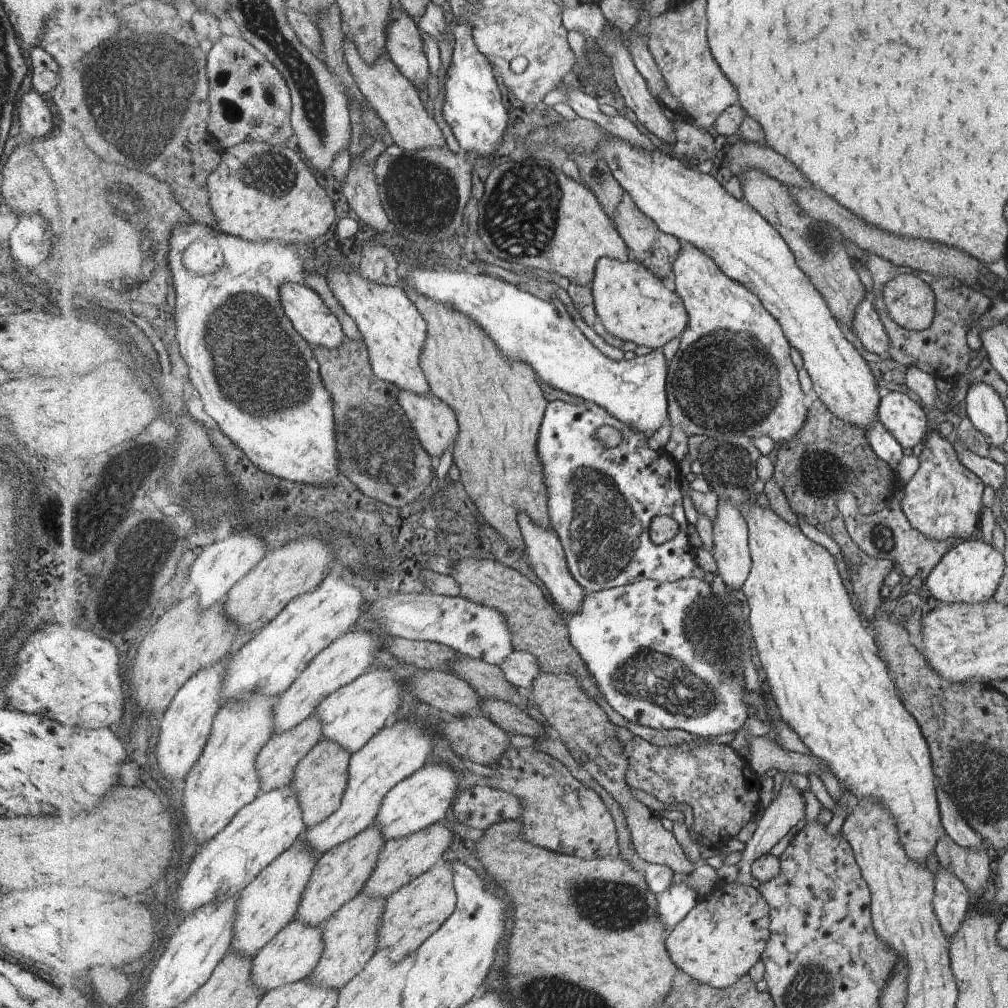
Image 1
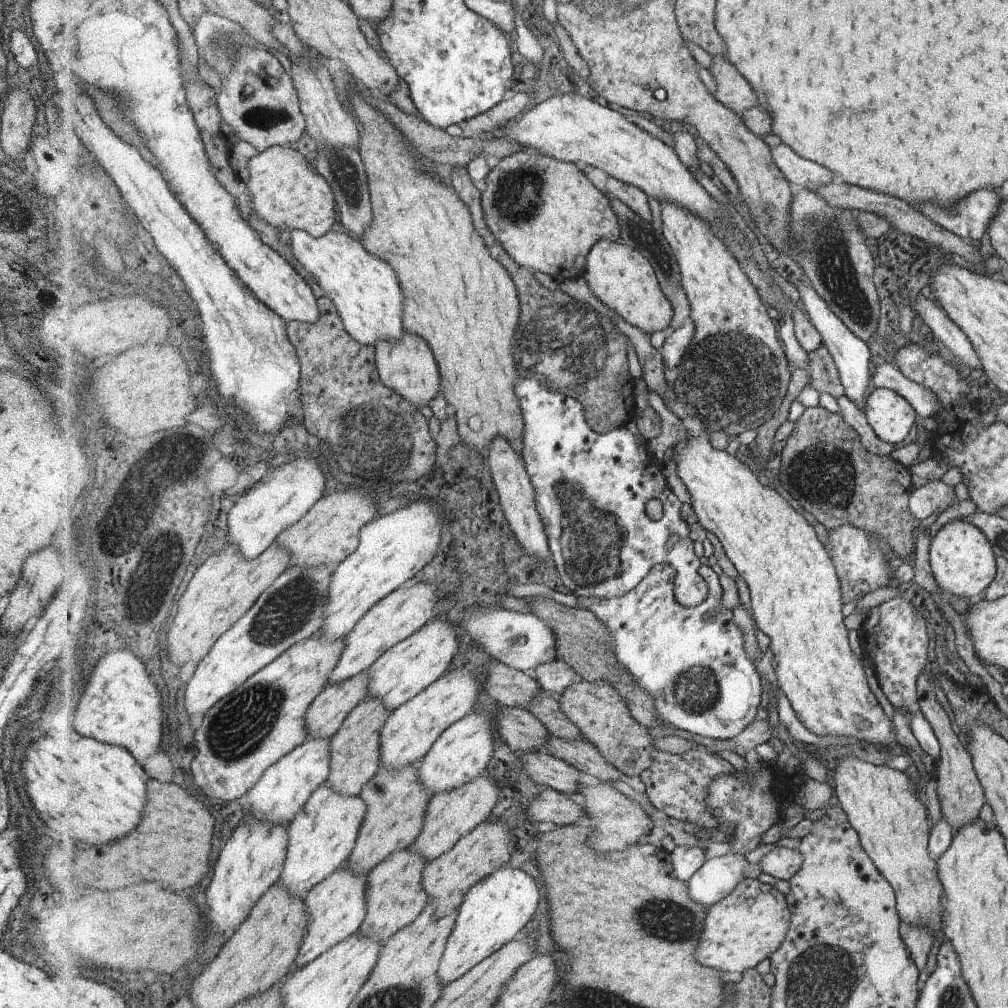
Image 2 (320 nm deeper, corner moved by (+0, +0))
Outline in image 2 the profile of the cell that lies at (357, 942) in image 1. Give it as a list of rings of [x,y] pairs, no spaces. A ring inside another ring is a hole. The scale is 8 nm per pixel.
[[[409,847],[395,852],[370,874],[367,882],[367,919],[358,931],[363,936],[373,938],[375,942],[389,941],[397,932],[415,923],[430,903],[430,896],[423,888],[423,872],[430,862],[419,850]]]

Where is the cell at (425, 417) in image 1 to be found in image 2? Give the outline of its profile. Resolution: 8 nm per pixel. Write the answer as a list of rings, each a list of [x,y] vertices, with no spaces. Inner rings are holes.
[[[403,333],[402,339],[376,344],[377,368],[382,381],[416,405],[427,404],[442,388],[440,366],[431,345],[415,333]]]

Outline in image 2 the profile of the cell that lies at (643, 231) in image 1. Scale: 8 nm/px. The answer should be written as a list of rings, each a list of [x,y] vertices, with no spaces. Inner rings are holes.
[[[609,176],[606,180],[605,191],[611,198],[622,200],[646,221],[651,222],[653,220],[649,195],[644,190],[641,190],[634,184]]]

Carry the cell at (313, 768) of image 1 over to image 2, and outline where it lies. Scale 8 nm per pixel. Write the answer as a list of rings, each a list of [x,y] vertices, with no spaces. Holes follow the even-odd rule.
[[[368,698],[347,716],[343,727],[339,728],[339,732],[331,739],[331,773],[330,779],[325,783],[327,786],[331,786],[343,796],[359,796],[363,793],[367,784],[380,771],[383,724],[386,724],[393,714],[389,708],[385,708],[383,700]]]

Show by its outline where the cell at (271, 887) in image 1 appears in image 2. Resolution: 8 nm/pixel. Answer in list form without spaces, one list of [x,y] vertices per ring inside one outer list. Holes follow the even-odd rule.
[[[326,784],[319,787],[288,827],[290,844],[287,844],[286,864],[277,884],[304,898],[315,885],[333,876],[354,852],[366,815],[367,804],[361,795],[343,796]]]

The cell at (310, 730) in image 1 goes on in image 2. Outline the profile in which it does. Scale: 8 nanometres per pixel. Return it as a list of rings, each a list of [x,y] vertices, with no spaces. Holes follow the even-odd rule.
[[[369,671],[363,672],[343,684],[334,684],[319,694],[310,712],[307,712],[307,738],[319,740],[333,739],[343,727],[347,716],[367,700]]]

